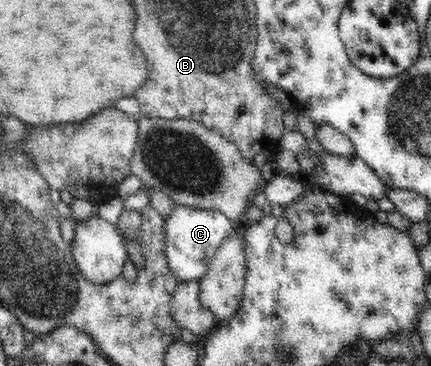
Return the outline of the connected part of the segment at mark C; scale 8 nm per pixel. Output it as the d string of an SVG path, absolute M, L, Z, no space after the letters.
M178 204L168 218L164 217L164 251L168 267L178 283L199 280L206 272L218 247L236 227L218 210L200 210Z

